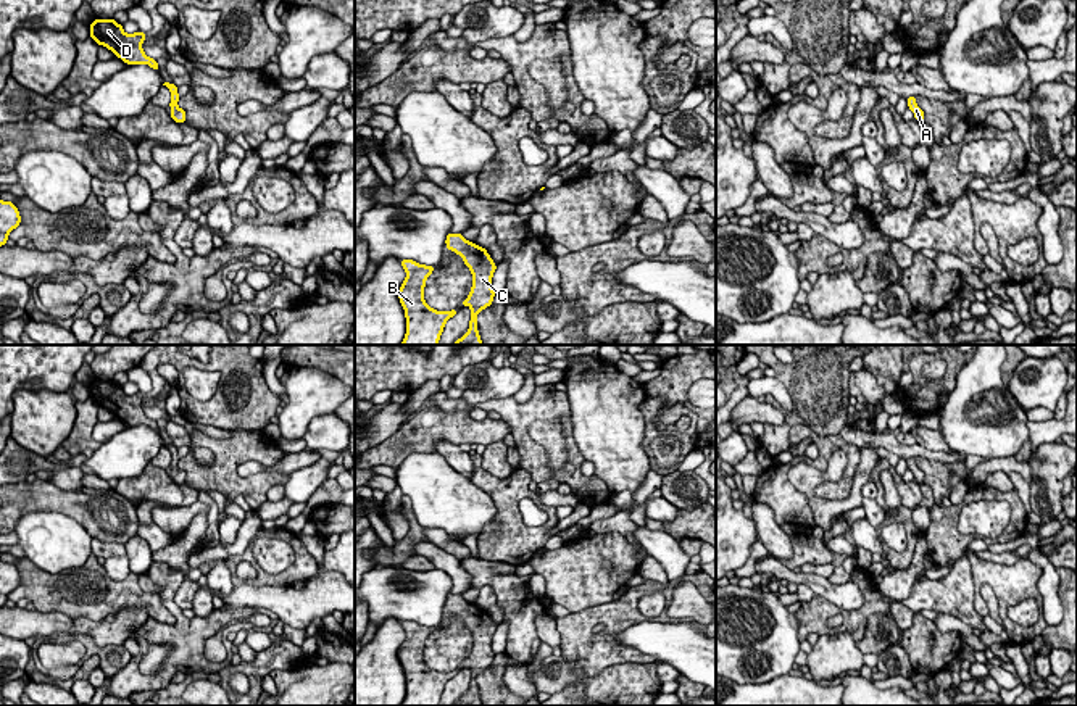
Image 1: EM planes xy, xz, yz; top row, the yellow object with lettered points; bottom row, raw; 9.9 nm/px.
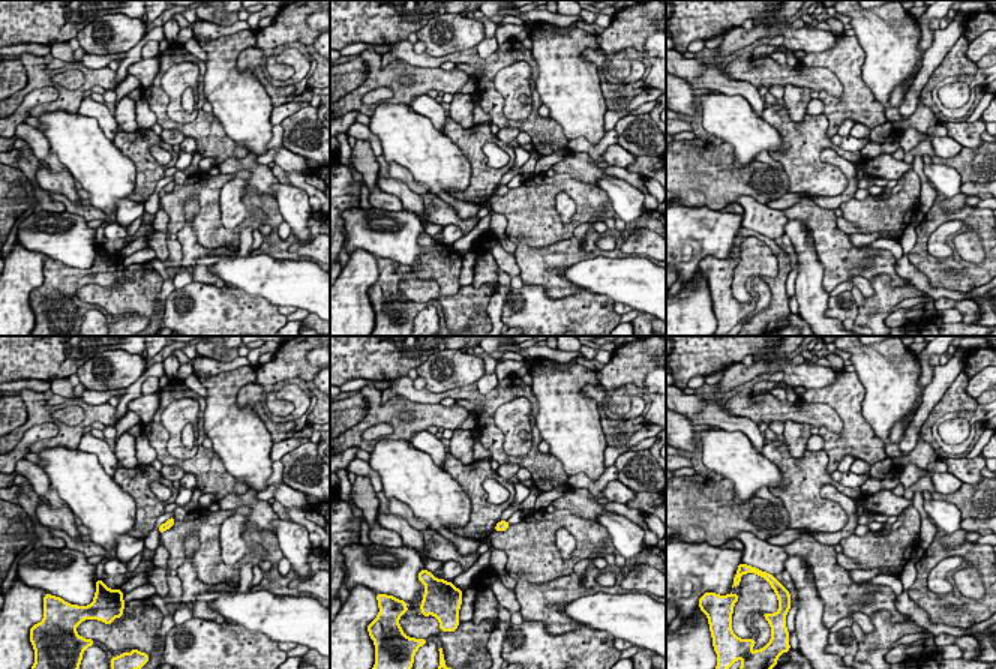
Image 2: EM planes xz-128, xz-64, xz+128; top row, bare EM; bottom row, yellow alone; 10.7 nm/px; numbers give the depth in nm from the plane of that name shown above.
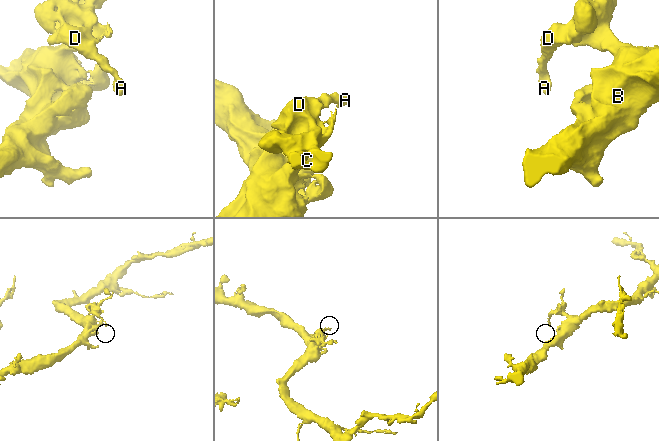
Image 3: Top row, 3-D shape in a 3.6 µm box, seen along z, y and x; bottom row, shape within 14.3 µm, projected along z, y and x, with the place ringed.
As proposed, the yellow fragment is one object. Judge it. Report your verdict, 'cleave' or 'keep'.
keep

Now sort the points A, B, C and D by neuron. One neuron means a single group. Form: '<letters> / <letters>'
A B C D

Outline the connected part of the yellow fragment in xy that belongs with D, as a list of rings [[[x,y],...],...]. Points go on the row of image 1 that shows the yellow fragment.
[[[97,19],[89,26],[90,37],[106,47],[127,64],[148,64],[160,71],[156,60],[143,53],[142,42],[147,39],[145,32],[126,34],[123,26],[114,19]]]

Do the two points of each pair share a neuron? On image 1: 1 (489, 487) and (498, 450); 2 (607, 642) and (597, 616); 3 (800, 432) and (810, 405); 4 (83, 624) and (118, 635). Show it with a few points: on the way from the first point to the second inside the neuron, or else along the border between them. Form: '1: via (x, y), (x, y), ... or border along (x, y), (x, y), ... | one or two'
1: border along (481, 466), (498, 477), (507, 477), (513, 471) | two
2: via (607, 635), (607, 624), (603, 621) | one
3: border along (826, 437), (803, 424), (795, 424), (787, 440) | two
4: via (91, 627), (110, 631) | one

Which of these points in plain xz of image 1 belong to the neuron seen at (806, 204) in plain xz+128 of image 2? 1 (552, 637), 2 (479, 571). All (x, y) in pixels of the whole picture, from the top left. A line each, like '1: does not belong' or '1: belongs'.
1: does not belong
2: belongs

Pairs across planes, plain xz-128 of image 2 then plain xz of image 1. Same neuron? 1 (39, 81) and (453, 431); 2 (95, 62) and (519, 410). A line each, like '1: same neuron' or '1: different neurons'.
1: same neuron
2: same neuron

